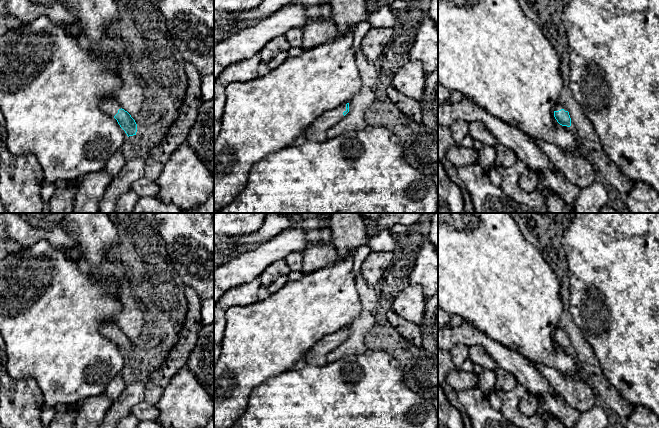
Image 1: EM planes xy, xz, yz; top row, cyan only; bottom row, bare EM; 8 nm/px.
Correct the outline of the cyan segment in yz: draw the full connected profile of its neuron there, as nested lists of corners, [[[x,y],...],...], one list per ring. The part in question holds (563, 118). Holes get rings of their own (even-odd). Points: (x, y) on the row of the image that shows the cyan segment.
[[[557,104],[554,108],[554,117],[557,122],[562,126],[571,126],[571,118],[569,112],[562,104]]]

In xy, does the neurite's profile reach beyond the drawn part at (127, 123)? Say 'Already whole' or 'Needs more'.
Needs more

